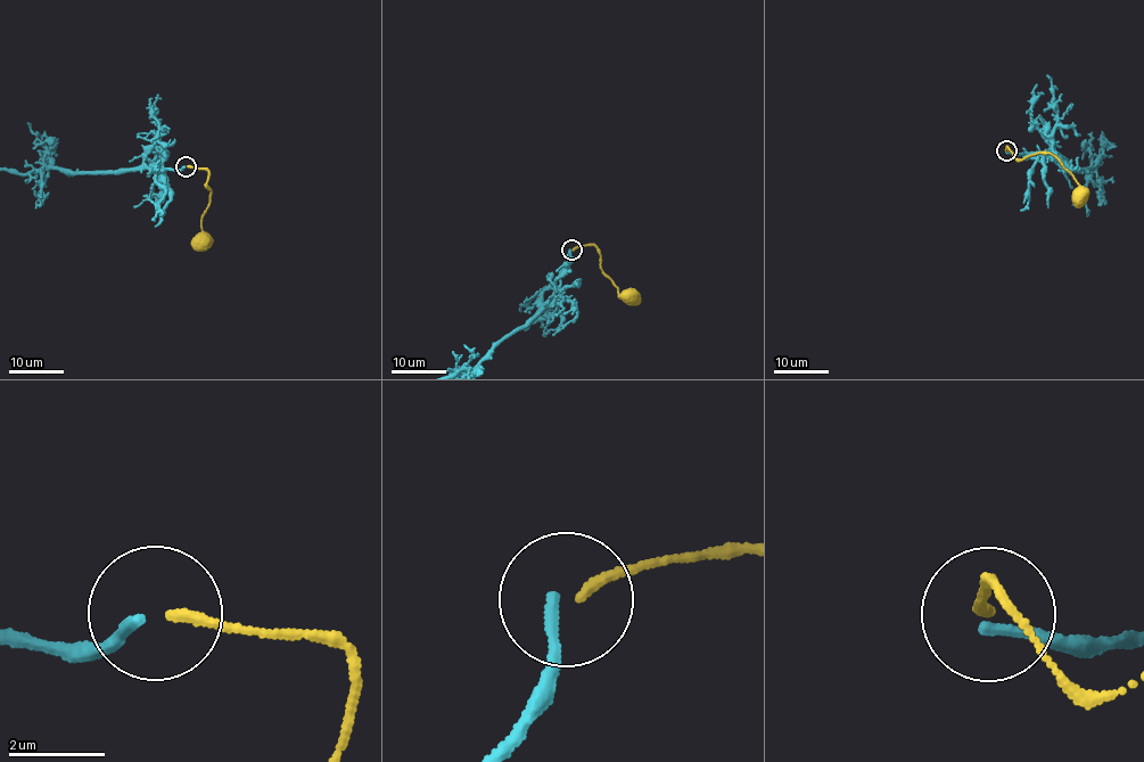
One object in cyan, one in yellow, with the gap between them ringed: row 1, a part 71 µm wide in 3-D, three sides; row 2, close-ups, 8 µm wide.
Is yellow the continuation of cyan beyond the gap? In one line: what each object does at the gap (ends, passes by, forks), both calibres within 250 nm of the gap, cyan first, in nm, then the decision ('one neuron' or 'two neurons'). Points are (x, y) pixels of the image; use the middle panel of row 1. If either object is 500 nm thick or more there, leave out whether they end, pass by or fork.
cyan ends there; yellow ends there; 240 nm thick on the cyan side, 200 nm on the other; two neurons

